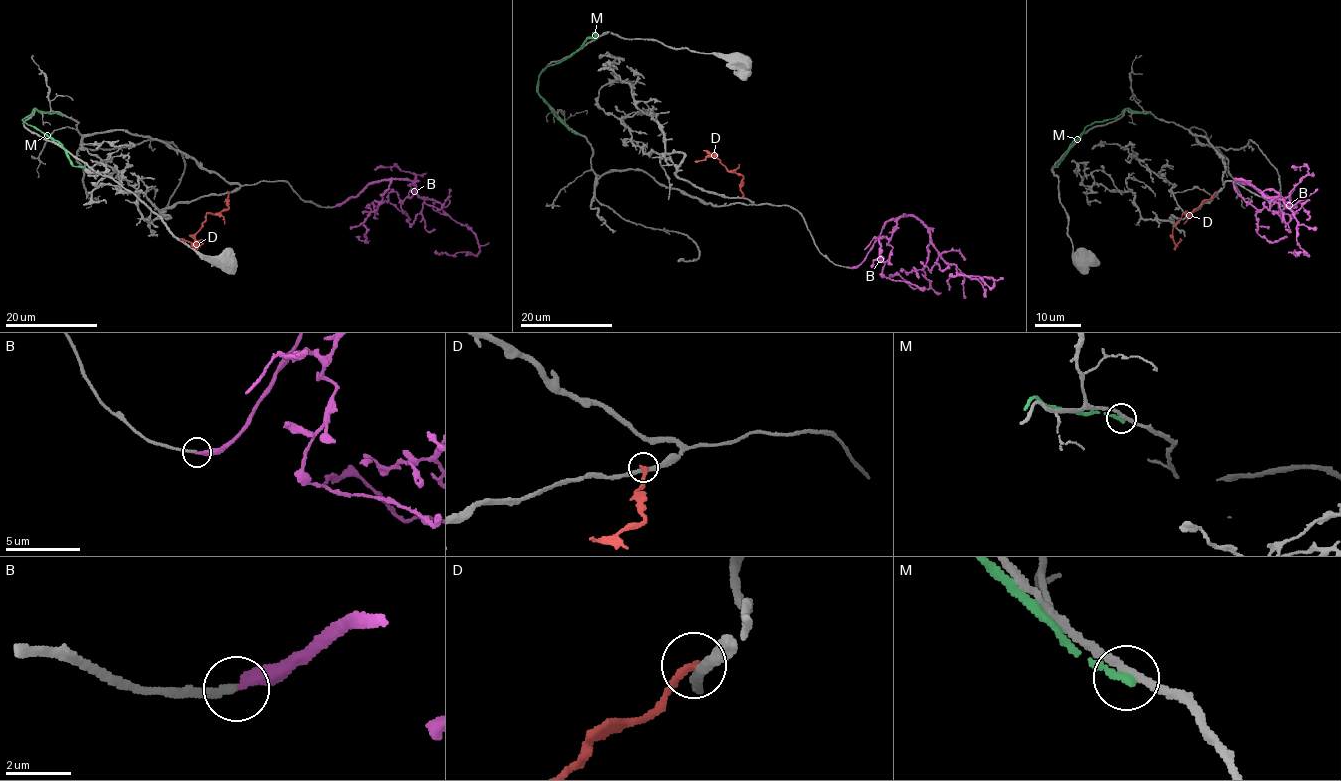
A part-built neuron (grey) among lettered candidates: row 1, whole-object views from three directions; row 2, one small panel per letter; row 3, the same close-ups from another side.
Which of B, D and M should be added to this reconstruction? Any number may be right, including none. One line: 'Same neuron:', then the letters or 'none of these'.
Same neuron: none of these

